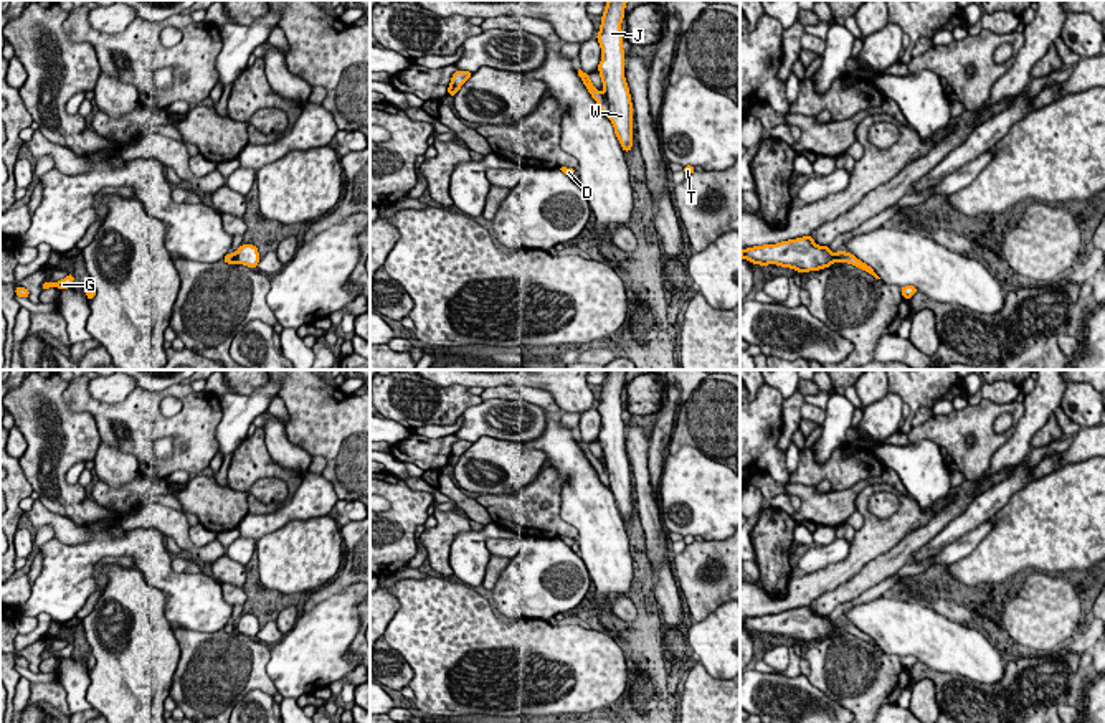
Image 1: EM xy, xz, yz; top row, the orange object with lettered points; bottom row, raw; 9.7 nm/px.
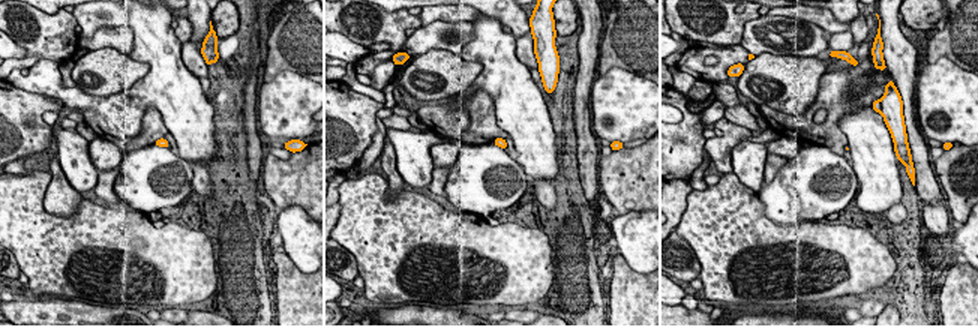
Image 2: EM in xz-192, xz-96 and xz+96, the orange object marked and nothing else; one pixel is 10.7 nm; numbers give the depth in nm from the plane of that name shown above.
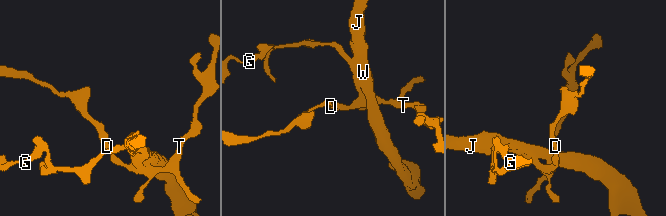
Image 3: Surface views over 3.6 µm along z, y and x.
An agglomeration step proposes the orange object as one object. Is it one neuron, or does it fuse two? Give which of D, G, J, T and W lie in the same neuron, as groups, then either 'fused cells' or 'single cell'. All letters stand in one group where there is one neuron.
D G T / J W; fused cells

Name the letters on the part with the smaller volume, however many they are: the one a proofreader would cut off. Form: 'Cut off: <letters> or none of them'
Cut off: D, G, T

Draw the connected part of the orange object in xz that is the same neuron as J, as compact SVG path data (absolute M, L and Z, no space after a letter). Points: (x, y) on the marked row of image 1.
M608 0L601 15L600 33L596 35L601 46L603 59L598 71L605 86L605 97L609 107L609 120L614 125L616 137L624 152L633 147L633 104L624 79L624 51L621 21L628 0Z

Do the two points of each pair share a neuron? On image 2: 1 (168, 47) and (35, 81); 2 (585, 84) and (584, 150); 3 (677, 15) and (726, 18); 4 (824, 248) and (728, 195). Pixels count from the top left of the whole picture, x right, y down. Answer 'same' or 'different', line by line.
1: same
2: same
3: same
4: same

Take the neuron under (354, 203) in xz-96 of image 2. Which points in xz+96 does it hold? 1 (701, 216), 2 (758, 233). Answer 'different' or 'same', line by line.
1: same
2: same

